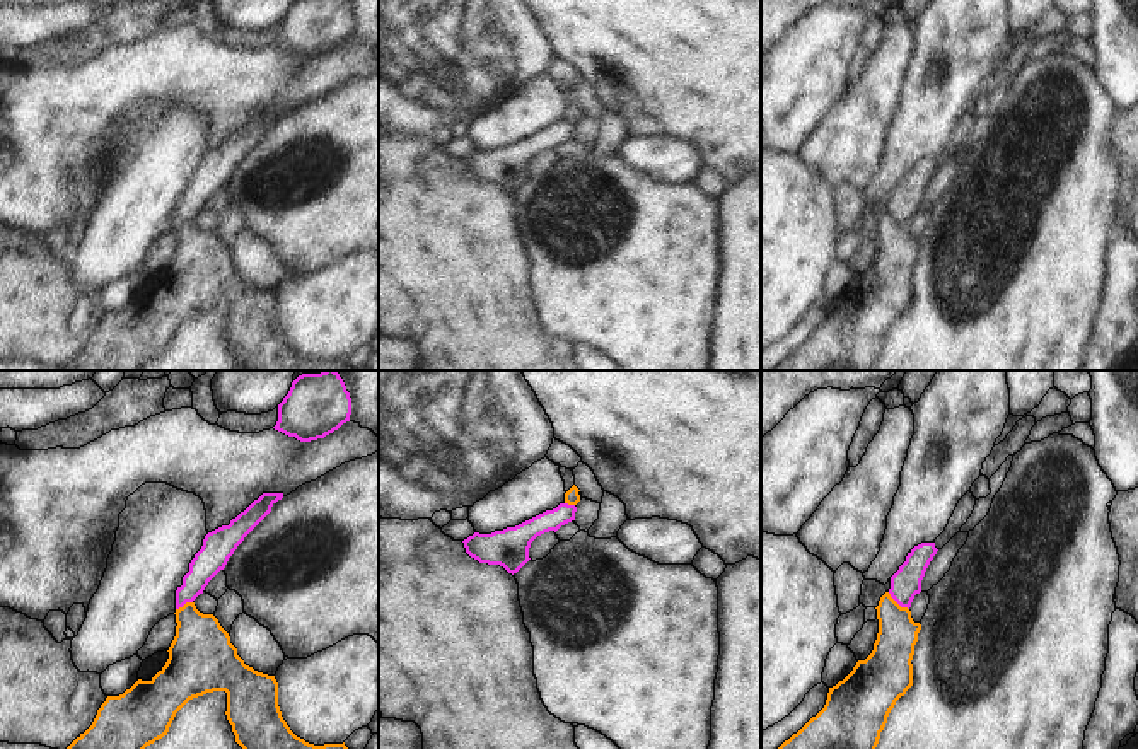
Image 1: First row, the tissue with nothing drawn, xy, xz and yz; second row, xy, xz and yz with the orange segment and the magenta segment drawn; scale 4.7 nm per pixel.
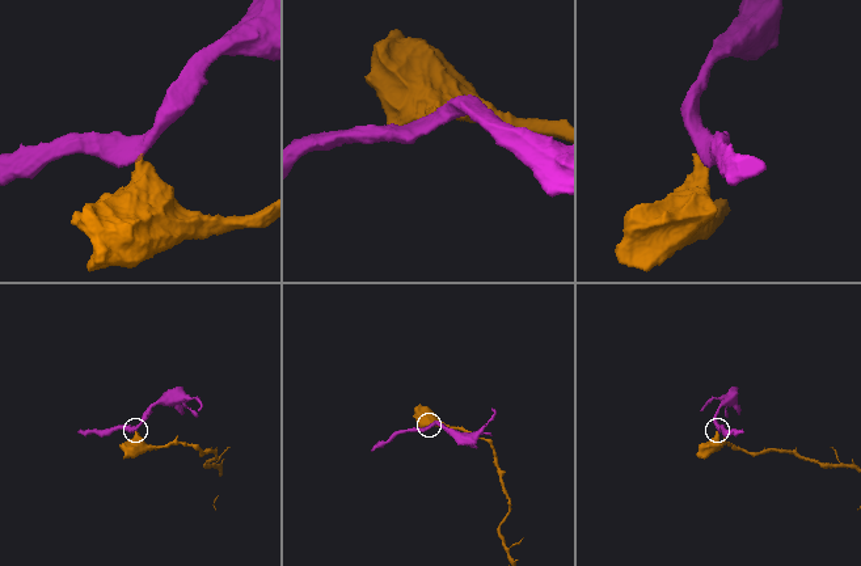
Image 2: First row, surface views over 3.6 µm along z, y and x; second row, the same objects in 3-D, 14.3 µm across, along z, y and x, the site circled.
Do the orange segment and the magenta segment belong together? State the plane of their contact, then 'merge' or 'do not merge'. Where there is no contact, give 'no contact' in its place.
contact in yz; do not merge

